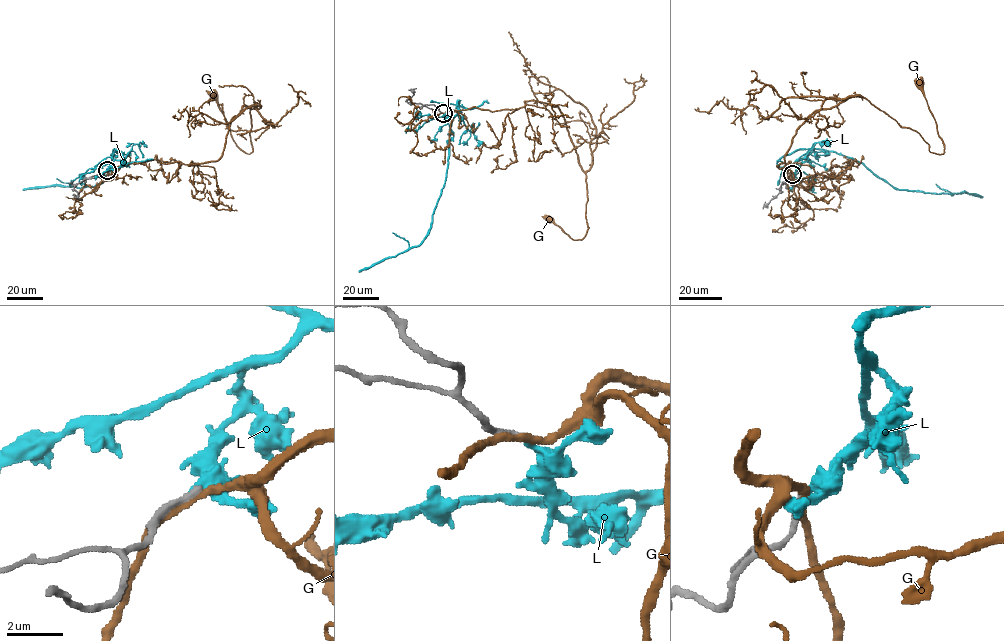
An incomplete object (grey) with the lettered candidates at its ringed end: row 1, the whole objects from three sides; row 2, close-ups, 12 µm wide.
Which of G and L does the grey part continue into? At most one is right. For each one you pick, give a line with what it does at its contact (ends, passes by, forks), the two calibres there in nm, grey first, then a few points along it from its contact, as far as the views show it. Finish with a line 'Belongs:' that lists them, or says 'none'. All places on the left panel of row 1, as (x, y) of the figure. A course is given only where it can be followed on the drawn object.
Belongs: none

